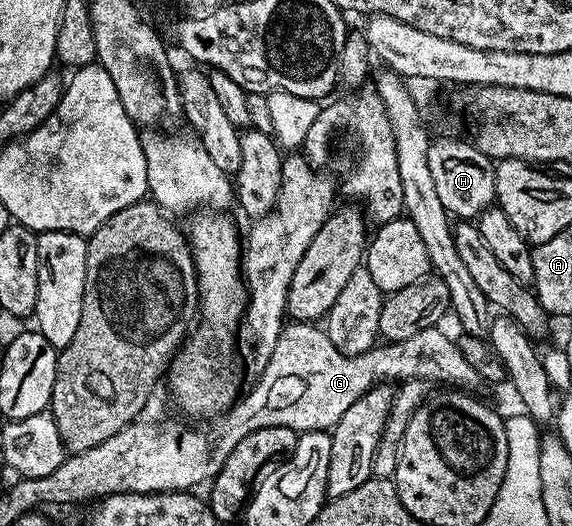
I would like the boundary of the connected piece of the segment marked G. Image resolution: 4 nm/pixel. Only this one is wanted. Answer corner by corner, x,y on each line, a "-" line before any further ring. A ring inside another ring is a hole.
294,320
286,323
271,358
262,365
259,380
251,392
243,396
245,412
249,412
245,418
249,431
253,433
270,426
285,426
298,434
330,431
363,394
379,383
395,379
397,382
443,380
461,388
479,386
479,376
459,350
456,339
442,330
439,326
428,327
409,339
374,345
359,356
345,356
320,325

